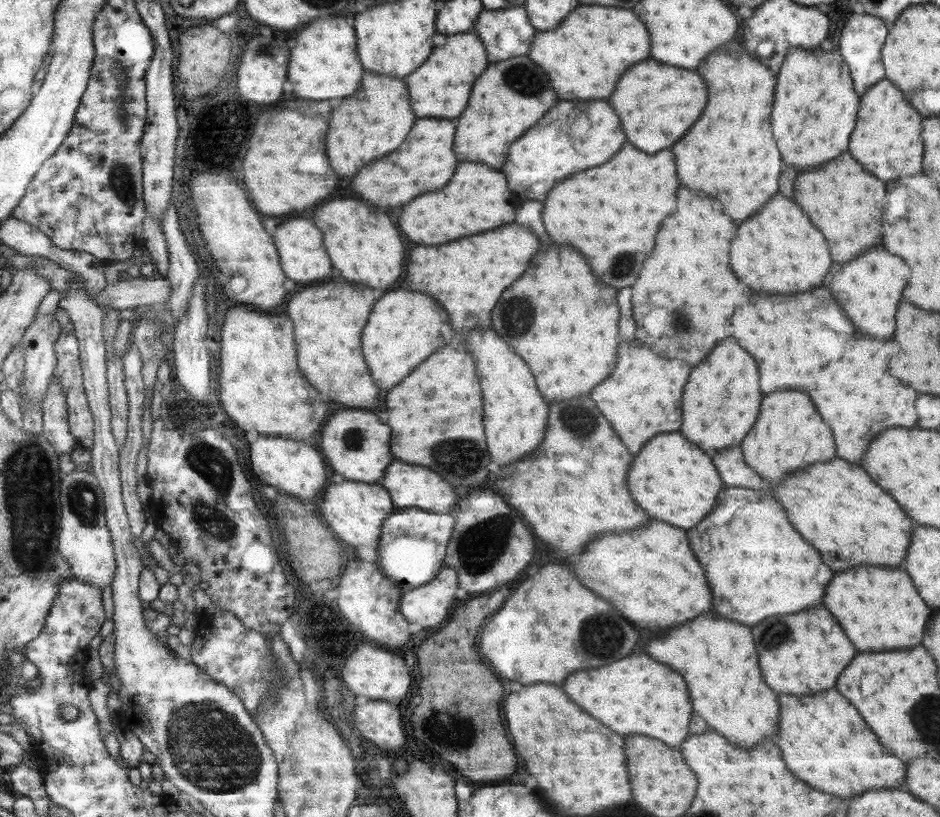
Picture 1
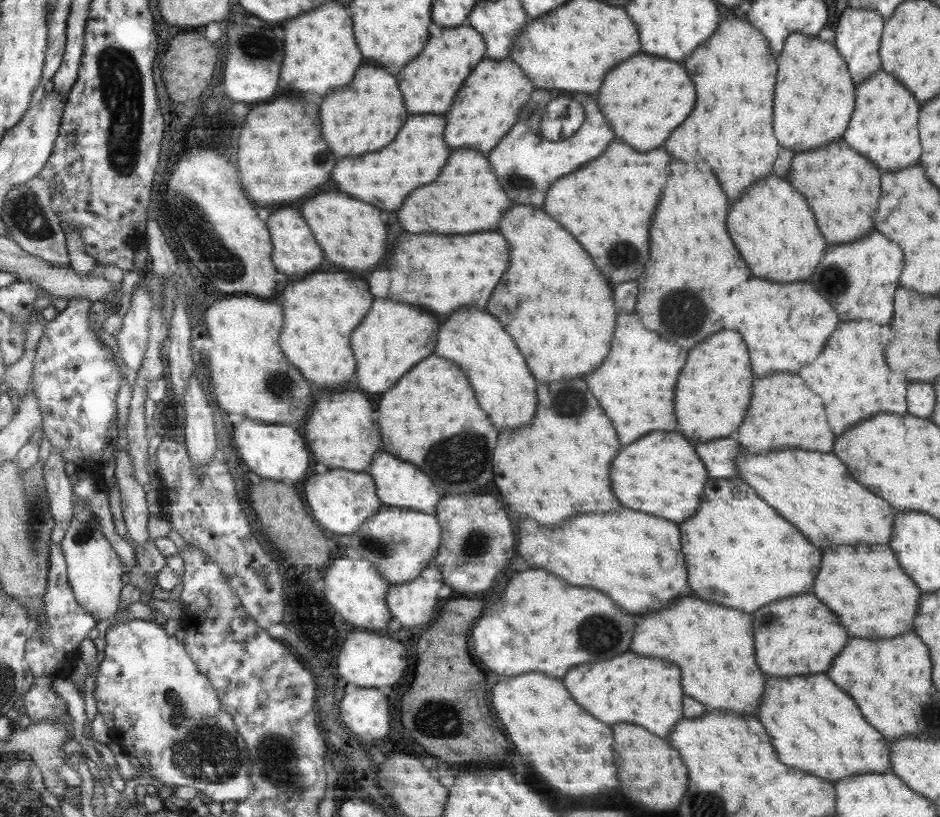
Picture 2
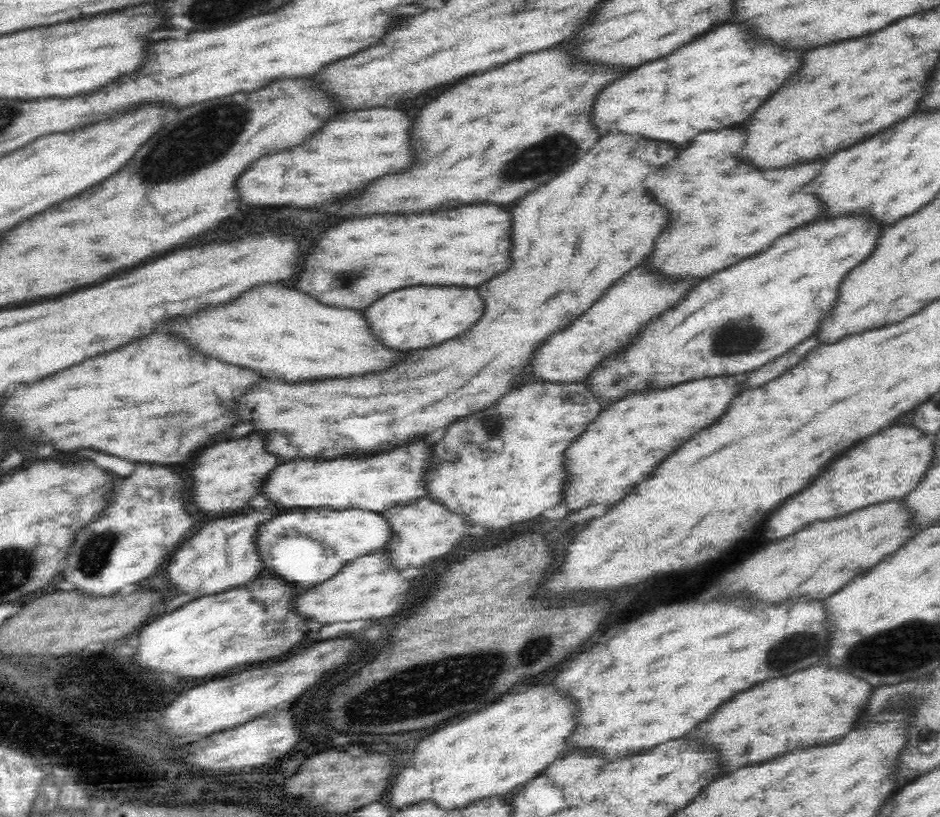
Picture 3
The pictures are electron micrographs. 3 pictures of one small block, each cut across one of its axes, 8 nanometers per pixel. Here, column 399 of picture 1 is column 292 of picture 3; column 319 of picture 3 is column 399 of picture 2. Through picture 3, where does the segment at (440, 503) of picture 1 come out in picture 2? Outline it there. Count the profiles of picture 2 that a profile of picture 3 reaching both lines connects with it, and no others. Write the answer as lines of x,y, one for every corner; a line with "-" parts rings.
379,452
379,456
375,456
375,462
371,460
367,472
374,479
375,492
383,505
435,514
439,494
437,494
433,482
415,466
411,466
407,462
399,462
397,458
389,456
387,452

